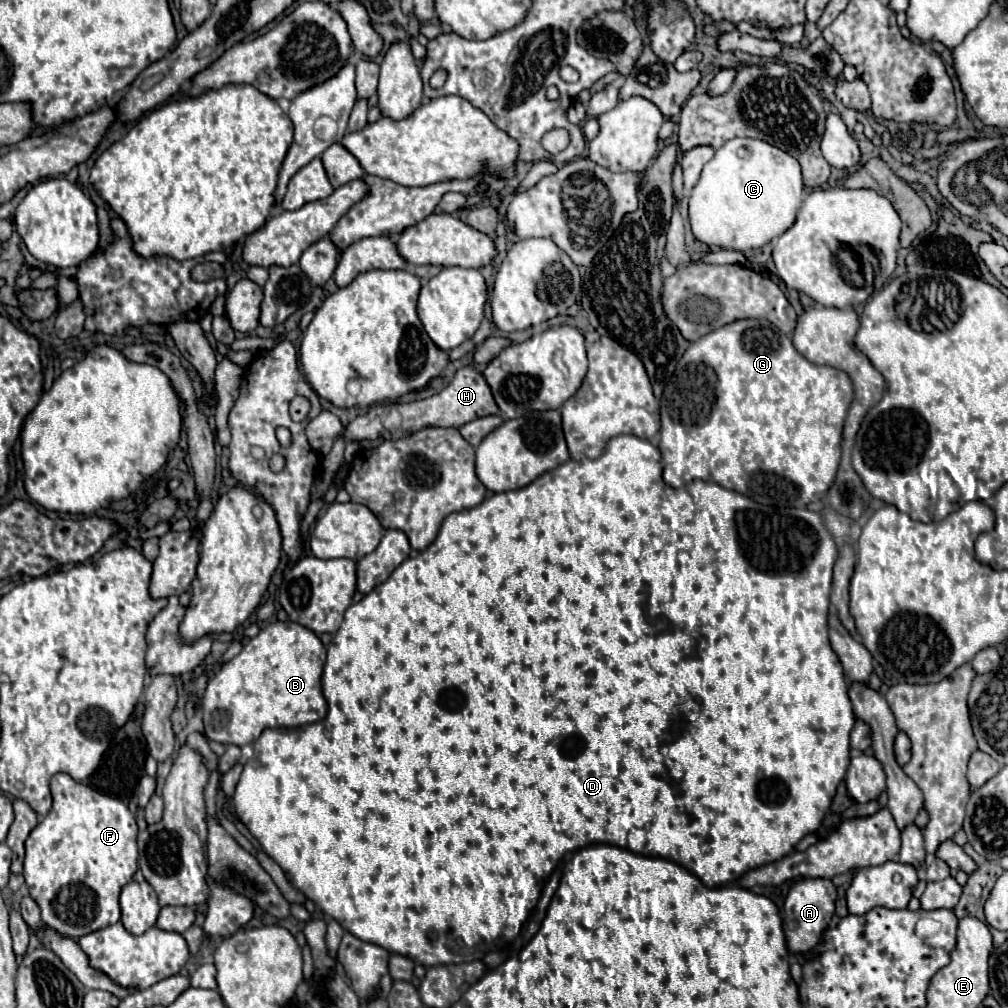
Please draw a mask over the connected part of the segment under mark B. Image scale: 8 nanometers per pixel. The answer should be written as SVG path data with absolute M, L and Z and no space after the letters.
M294 621L266 625L208 681L202 701L206 735L240 747L260 737L266 727L300 727L322 721L328 711L322 695L324 661L326 647L308 627Z

